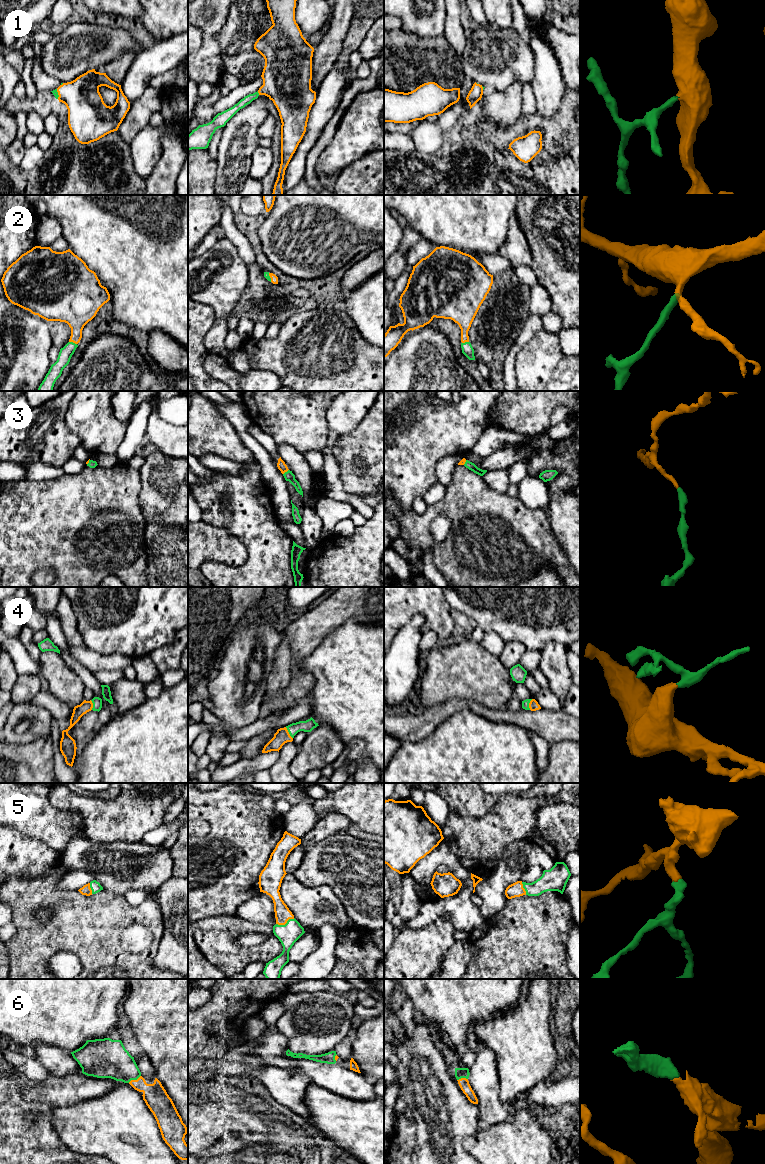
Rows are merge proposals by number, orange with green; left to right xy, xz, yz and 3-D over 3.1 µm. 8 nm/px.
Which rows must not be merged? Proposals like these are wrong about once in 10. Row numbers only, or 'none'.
none

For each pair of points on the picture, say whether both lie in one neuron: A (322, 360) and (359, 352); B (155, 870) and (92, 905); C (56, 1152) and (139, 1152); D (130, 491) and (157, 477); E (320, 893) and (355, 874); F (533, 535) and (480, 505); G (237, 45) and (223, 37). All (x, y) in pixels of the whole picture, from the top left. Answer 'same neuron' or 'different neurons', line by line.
A: same neuron
B: different neurons
C: different neurons
D: different neurons
E: different neurons
F: same neuron
G: same neuron

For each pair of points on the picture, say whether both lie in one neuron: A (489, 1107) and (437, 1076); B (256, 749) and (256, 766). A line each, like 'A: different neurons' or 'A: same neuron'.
A: different neurons
B: different neurons

